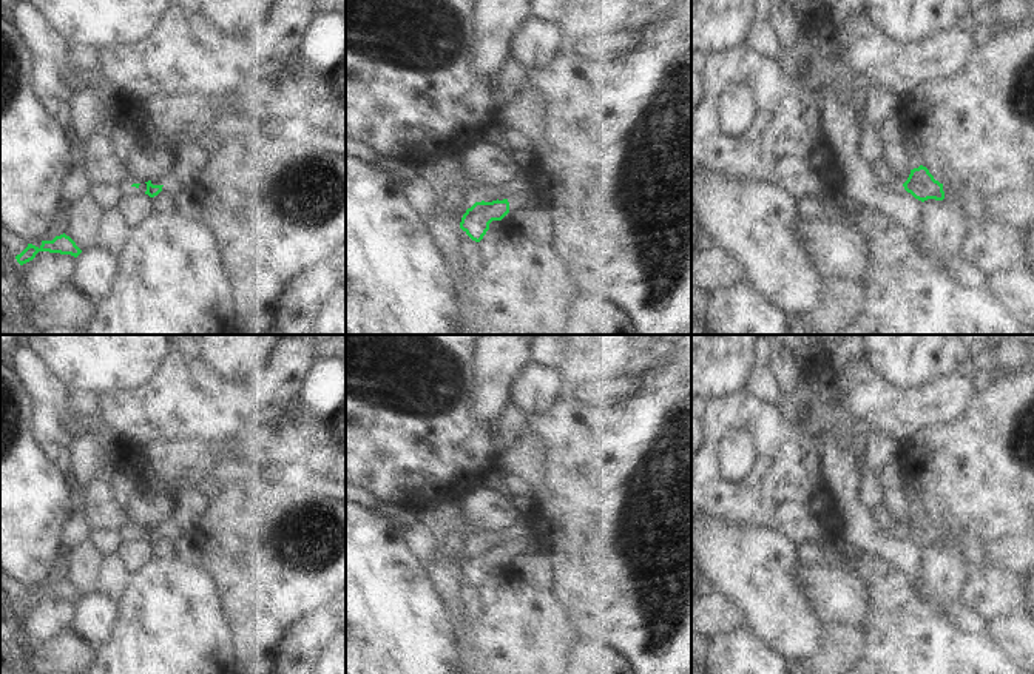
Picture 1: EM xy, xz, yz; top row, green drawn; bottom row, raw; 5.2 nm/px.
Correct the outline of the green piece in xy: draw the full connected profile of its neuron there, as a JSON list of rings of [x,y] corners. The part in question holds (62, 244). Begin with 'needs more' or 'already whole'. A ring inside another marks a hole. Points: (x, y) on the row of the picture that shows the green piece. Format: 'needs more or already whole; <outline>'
already whole; [[[63,233],[60,236],[56,236],[52,241],[42,241],[40,247],[28,244],[28,247],[20,254],[17,254],[15,259],[20,265],[23,265],[32,261],[39,251],[71,254],[74,258],[82,253],[76,242]]]

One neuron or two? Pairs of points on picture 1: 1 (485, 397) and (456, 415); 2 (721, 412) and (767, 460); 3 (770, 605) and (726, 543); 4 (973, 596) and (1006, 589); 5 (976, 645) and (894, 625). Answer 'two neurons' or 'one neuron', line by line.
1: two neurons
2: one neuron
3: one neuron
4: one neuron
5: one neuron

